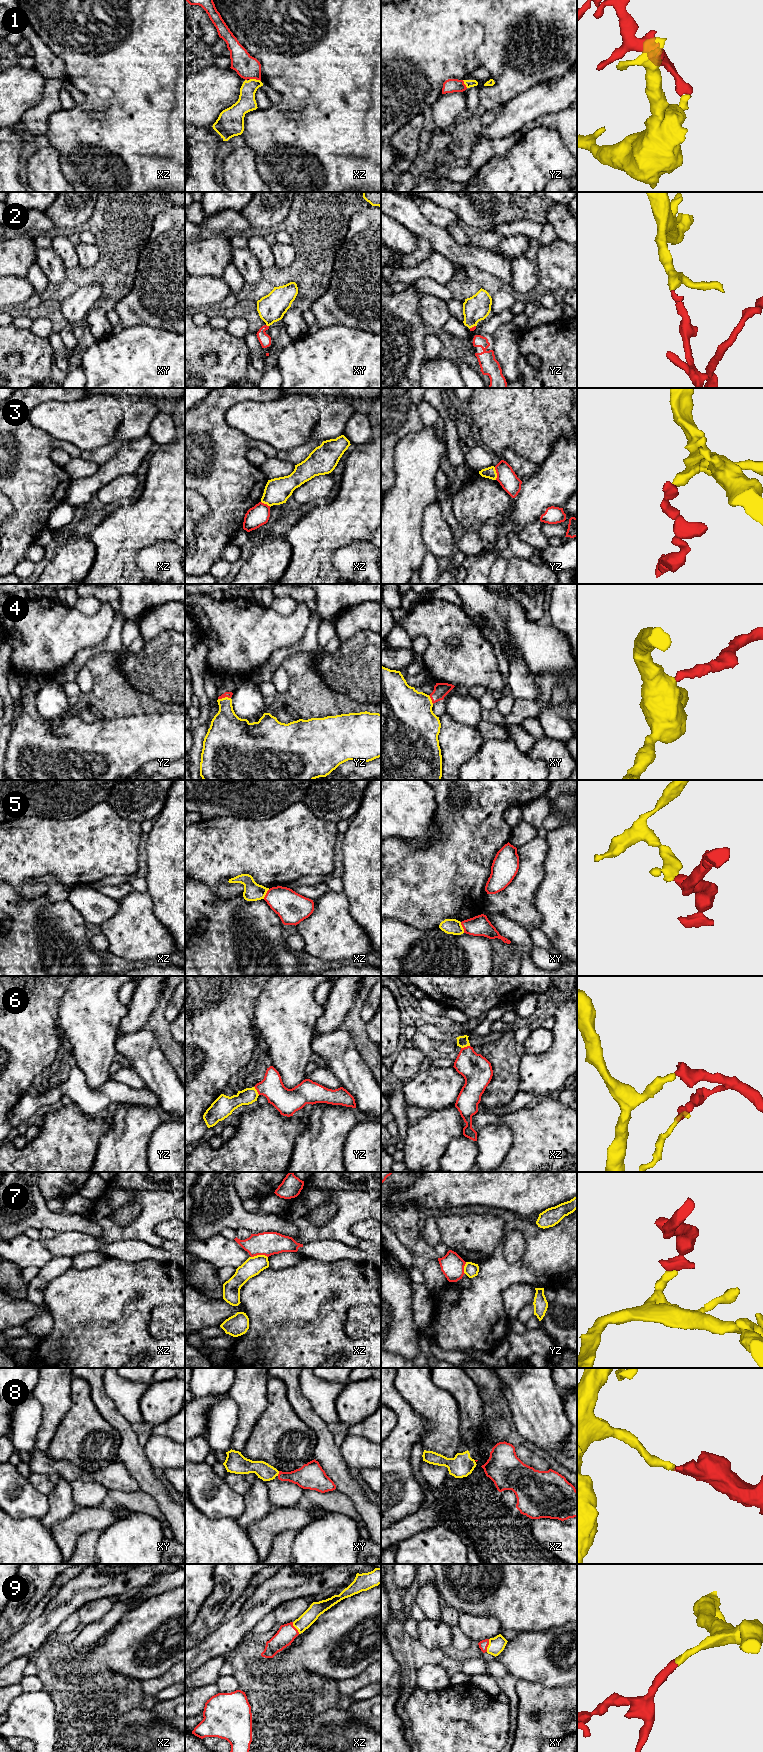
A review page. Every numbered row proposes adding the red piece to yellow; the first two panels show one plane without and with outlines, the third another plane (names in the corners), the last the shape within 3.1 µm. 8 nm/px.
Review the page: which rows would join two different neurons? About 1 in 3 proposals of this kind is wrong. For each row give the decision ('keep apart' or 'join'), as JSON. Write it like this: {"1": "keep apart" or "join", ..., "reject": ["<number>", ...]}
{"1": "keep apart", "2": "join", "3": "keep apart", "4": "join", "5": "join", "6": "join", "7": "keep apart", "8": "join", "9": "join", "reject": ["1", "3", "7"]}

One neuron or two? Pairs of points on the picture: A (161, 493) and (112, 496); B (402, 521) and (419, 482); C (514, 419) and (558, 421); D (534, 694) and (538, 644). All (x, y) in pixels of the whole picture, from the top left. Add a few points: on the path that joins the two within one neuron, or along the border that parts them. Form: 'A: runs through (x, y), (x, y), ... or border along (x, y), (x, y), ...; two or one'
A: border along (132, 499), (123, 503); two
B: runs through (402, 511), (403, 505), (411, 492); one
C: runs through (525, 419), (547, 419); one
D: border along (521, 658), (529, 673), (536, 678); two

